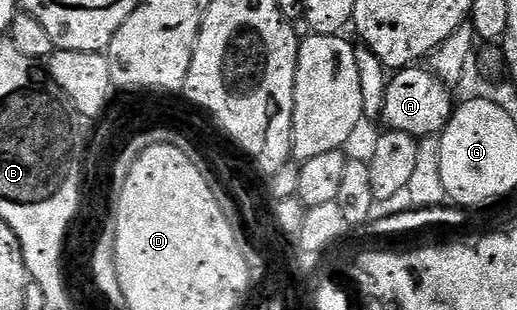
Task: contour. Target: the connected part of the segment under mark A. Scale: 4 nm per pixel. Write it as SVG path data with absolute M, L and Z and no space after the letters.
M413 66L399 69L387 81L387 86L382 120L388 123L389 129L404 131L417 138L439 137L454 111L454 92L449 85L427 67Z

